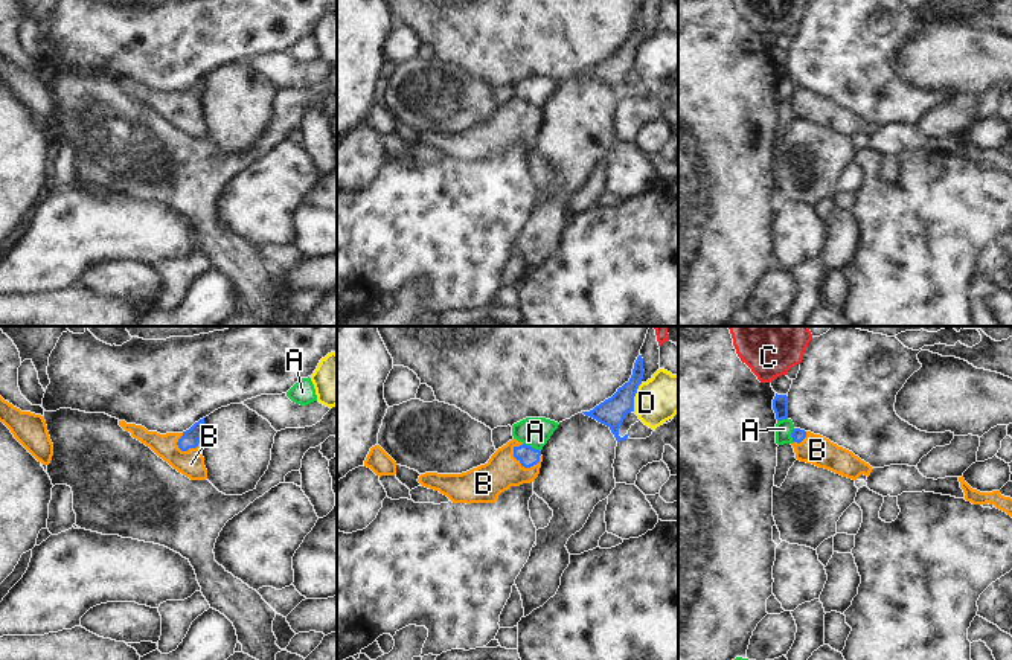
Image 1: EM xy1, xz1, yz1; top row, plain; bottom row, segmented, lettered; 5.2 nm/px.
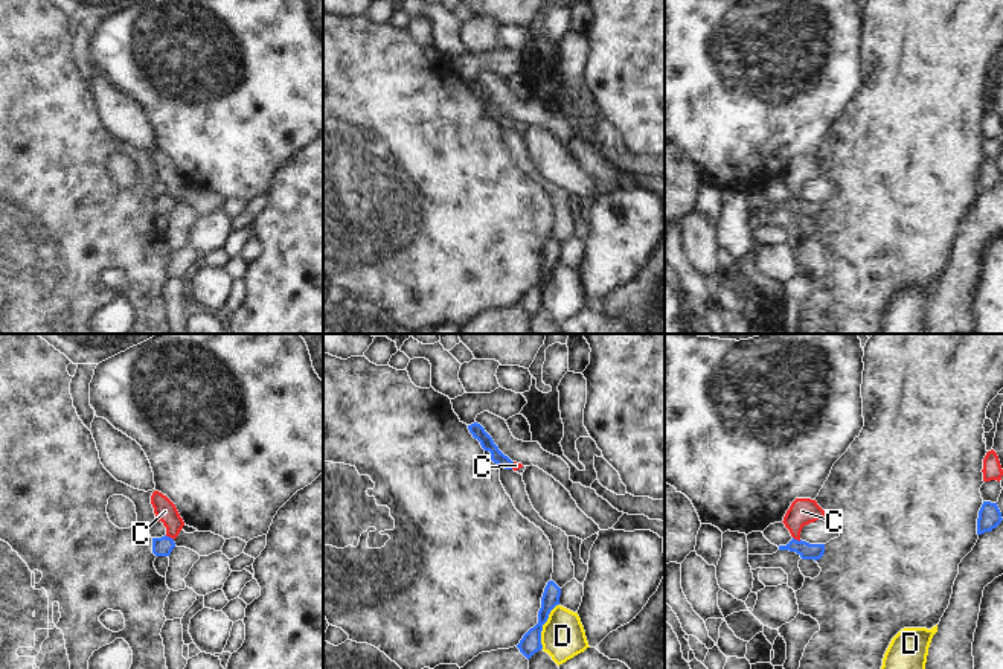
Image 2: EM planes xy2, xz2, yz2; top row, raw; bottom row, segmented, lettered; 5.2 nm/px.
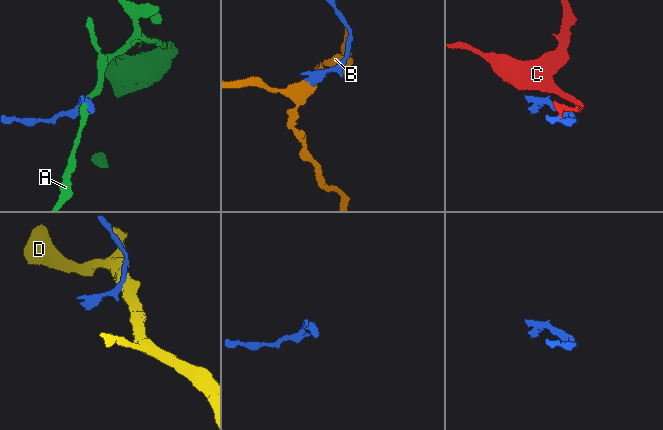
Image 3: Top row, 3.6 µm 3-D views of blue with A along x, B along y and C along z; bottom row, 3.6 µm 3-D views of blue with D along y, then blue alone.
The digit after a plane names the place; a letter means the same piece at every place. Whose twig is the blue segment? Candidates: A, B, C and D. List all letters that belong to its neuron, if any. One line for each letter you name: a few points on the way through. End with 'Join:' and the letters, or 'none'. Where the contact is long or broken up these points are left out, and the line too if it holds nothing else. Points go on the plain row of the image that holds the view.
B: runs through xz1 (528, 115), (525, 125), (506, 125), (483, 142)
Join: B

